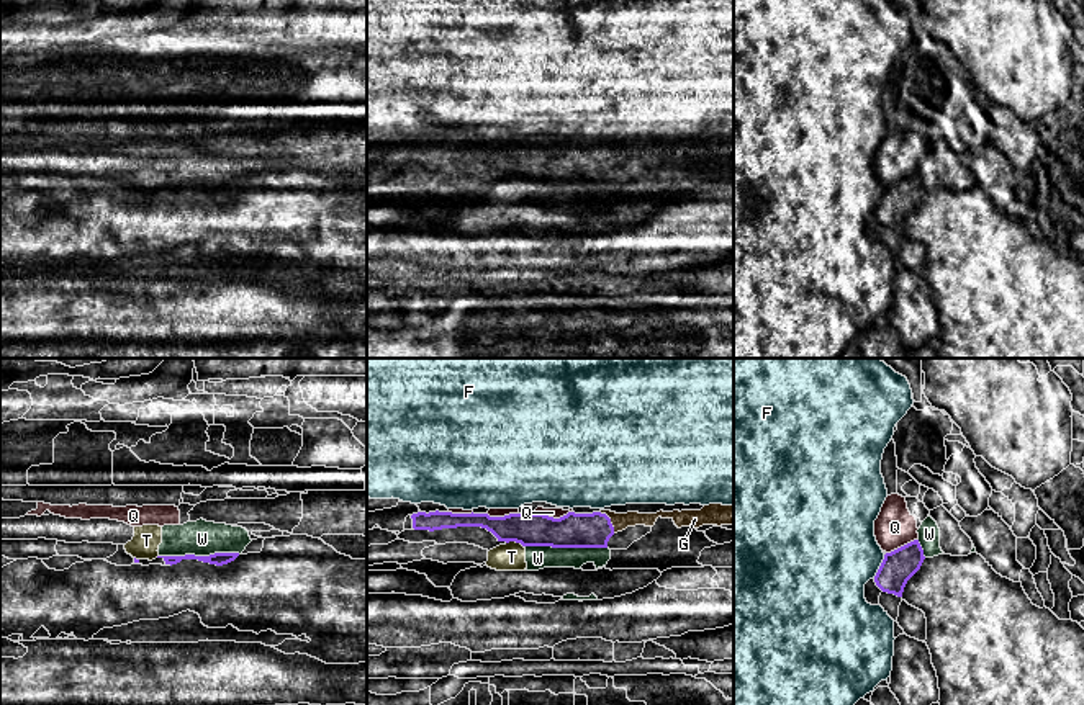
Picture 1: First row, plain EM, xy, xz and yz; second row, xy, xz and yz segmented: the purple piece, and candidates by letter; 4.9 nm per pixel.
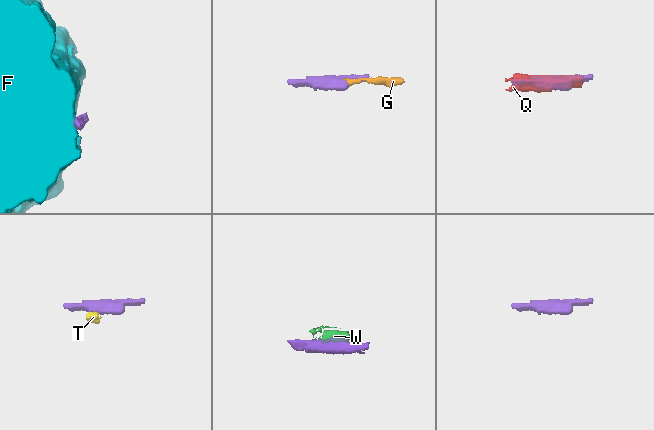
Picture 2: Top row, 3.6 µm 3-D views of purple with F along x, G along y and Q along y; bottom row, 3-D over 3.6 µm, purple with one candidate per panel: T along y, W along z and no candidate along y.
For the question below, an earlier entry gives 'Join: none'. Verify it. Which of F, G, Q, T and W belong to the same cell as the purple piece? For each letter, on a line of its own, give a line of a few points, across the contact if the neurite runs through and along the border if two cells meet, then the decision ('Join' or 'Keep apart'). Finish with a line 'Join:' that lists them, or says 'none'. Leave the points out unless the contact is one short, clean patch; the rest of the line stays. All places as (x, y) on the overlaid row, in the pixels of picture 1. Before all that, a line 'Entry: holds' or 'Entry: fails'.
Entry: fails
F: Keep apart
G: Line: xz (573, 530), (595, 530), (609, 520), (631, 519). Join
Q: Keep apart
T: Line: xz (506, 542), (518, 542), (523, 547). Keep apart
W: Line: xz (524, 545), (606, 548). Keep apart
Join: G

